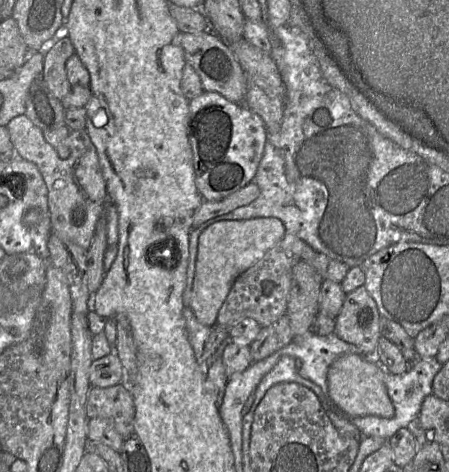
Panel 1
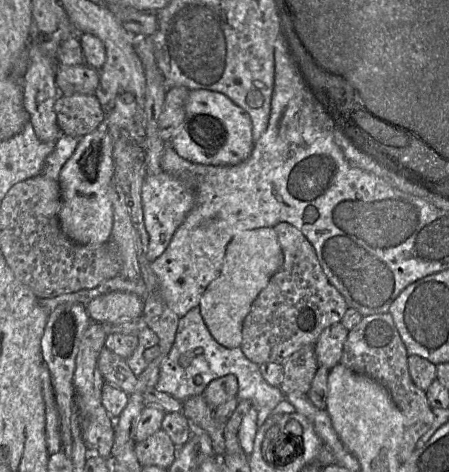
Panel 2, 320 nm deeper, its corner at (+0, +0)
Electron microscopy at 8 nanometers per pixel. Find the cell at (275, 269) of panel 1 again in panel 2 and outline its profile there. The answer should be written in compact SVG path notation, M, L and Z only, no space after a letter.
M288 223L273 227L278 236L284 262L281 269L254 300L244 319L240 348L252 362L284 362L306 345L315 345L327 327L341 322L347 303L340 292L328 281L316 252L303 233Z

